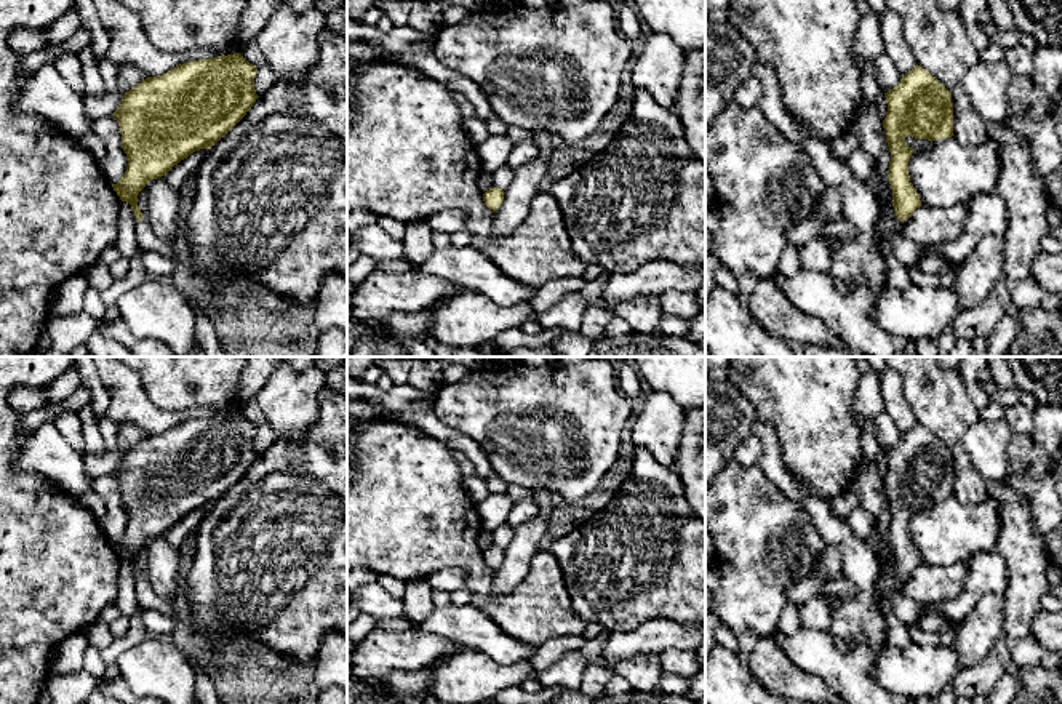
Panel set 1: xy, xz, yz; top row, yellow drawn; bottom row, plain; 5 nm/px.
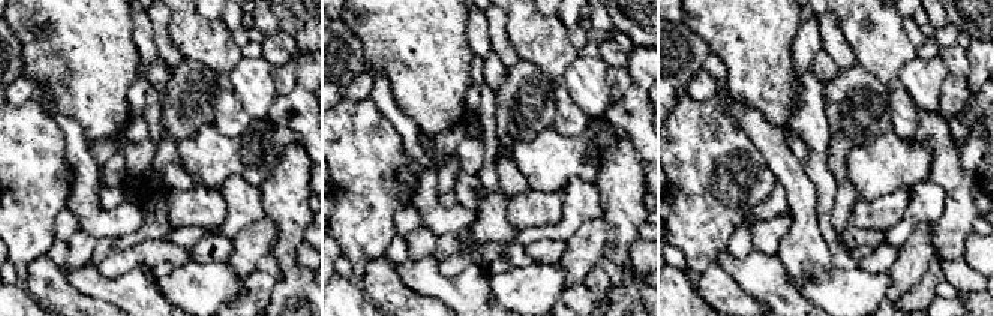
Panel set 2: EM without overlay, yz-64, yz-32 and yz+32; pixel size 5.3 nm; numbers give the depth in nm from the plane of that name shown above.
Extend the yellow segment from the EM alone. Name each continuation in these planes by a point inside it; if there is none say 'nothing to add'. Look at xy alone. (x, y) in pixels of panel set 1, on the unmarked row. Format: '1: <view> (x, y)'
1: xy (147, 599)

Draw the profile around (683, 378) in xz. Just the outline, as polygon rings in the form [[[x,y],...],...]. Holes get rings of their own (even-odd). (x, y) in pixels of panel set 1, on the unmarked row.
[[[635,357],[649,390],[667,392],[683,410],[705,406],[705,357]]]

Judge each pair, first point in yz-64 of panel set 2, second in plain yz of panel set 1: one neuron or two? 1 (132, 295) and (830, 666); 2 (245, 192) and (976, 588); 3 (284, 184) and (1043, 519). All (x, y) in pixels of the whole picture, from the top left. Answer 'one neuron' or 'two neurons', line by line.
1: one neuron
2: one neuron
3: two neurons

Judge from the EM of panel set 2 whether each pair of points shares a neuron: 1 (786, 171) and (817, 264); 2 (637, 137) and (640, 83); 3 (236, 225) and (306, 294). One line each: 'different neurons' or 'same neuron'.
1: same neuron
2: same neuron
3: different neurons

